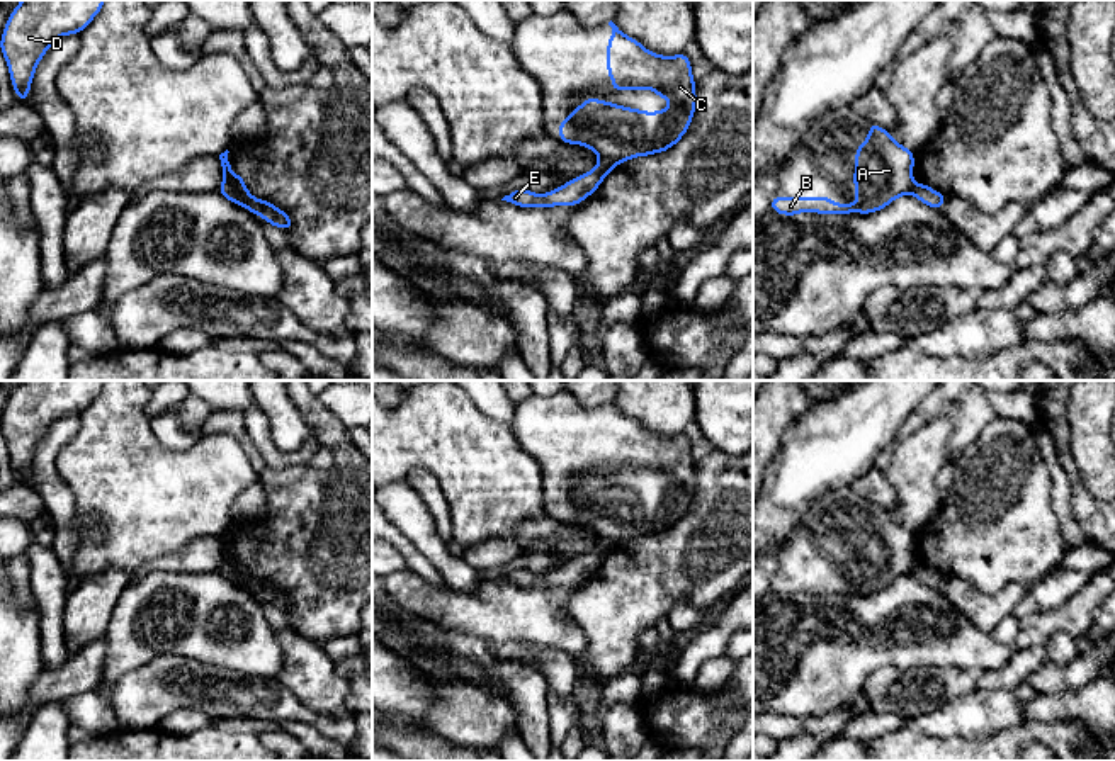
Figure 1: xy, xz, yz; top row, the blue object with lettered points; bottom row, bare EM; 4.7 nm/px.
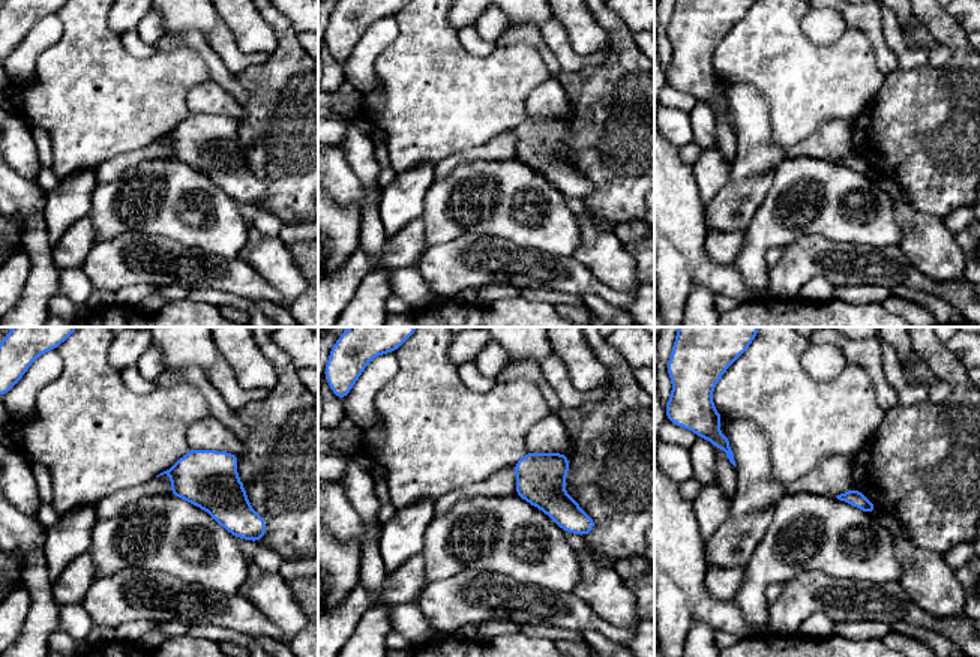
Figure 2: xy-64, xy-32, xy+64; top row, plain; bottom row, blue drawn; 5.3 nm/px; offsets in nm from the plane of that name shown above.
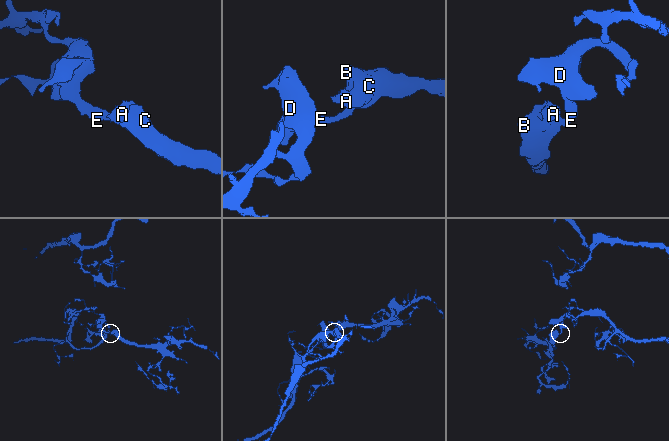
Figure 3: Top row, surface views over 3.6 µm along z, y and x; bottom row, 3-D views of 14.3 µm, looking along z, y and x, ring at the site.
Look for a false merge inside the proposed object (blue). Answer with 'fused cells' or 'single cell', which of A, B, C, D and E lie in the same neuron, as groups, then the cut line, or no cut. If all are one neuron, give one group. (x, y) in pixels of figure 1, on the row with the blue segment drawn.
fused cells; A B C / D E; cut in xy along (221, 186), (226, 186), (240, 202)

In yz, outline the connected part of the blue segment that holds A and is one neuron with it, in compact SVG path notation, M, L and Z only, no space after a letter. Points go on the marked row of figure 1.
M870 122L869 138L855 151L855 172L853 172L853 190L858 197L857 202L836 204L831 197L772 197L770 209L782 216L795 216L799 212L818 212L818 214L872 214L887 207L892 200L904 194L913 192L913 166L914 153L897 141L894 141L889 131Z

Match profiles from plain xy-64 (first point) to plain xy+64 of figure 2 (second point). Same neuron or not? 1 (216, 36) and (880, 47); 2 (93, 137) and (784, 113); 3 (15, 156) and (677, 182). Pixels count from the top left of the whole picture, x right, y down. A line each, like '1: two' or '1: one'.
1: two
2: one
3: two

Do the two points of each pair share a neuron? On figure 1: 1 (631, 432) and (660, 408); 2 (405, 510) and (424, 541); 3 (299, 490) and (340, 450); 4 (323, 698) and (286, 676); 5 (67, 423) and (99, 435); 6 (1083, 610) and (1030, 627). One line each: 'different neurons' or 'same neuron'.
1: different neurons
2: same neuron
3: same neuron
4: same neuron
5: different neurons
6: same neuron

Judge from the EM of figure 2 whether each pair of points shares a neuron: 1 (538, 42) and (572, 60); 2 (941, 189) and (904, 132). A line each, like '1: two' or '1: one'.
1: two
2: one

